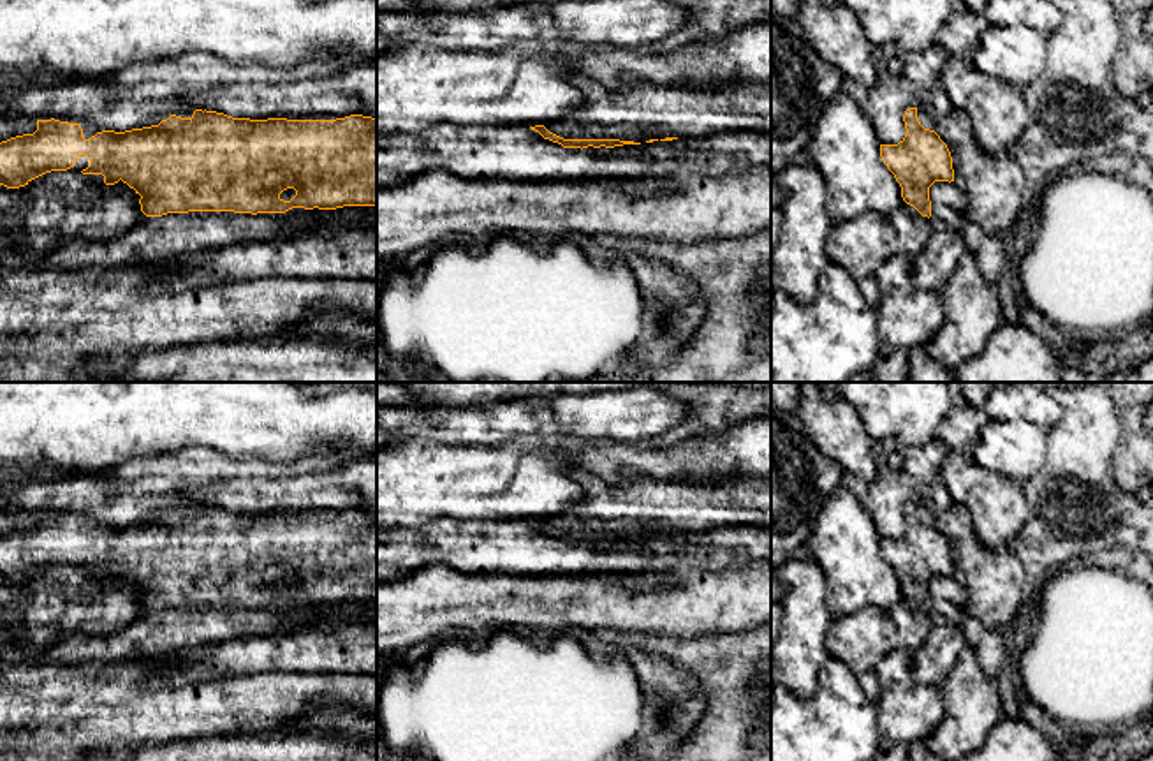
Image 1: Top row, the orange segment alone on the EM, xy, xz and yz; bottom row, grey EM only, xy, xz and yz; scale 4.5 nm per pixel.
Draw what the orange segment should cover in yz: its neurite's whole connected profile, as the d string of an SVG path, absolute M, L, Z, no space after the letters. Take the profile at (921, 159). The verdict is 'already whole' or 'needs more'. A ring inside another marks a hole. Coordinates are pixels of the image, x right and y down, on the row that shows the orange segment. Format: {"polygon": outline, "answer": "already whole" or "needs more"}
{"polygon": "M917 107L903 115L907 134L898 144L880 144L880 157L901 187L901 197L922 217L931 217L929 187L954 181L952 157L935 130L924 129Z", "answer": "already whole"}

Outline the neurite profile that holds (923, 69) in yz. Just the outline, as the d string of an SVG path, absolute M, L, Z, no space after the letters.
M938 44L903 55L903 79L908 81L919 99L917 118L921 125L929 130L951 109L951 100L942 88L942 67L947 56L949 51Z

